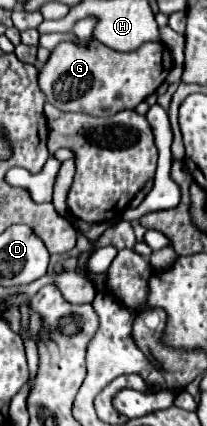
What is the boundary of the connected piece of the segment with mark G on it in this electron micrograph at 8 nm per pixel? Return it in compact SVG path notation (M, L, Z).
M89 38L87 42L61 42L51 52L47 64L39 70L39 86L51 102L61 112L85 112L91 116L111 116L119 110L133 110L139 102L143 102L149 94L157 92L157 88L165 82L173 66L173 58L169 48L163 42L147 42L133 52L117 52L109 46L103 46L97 38Z

